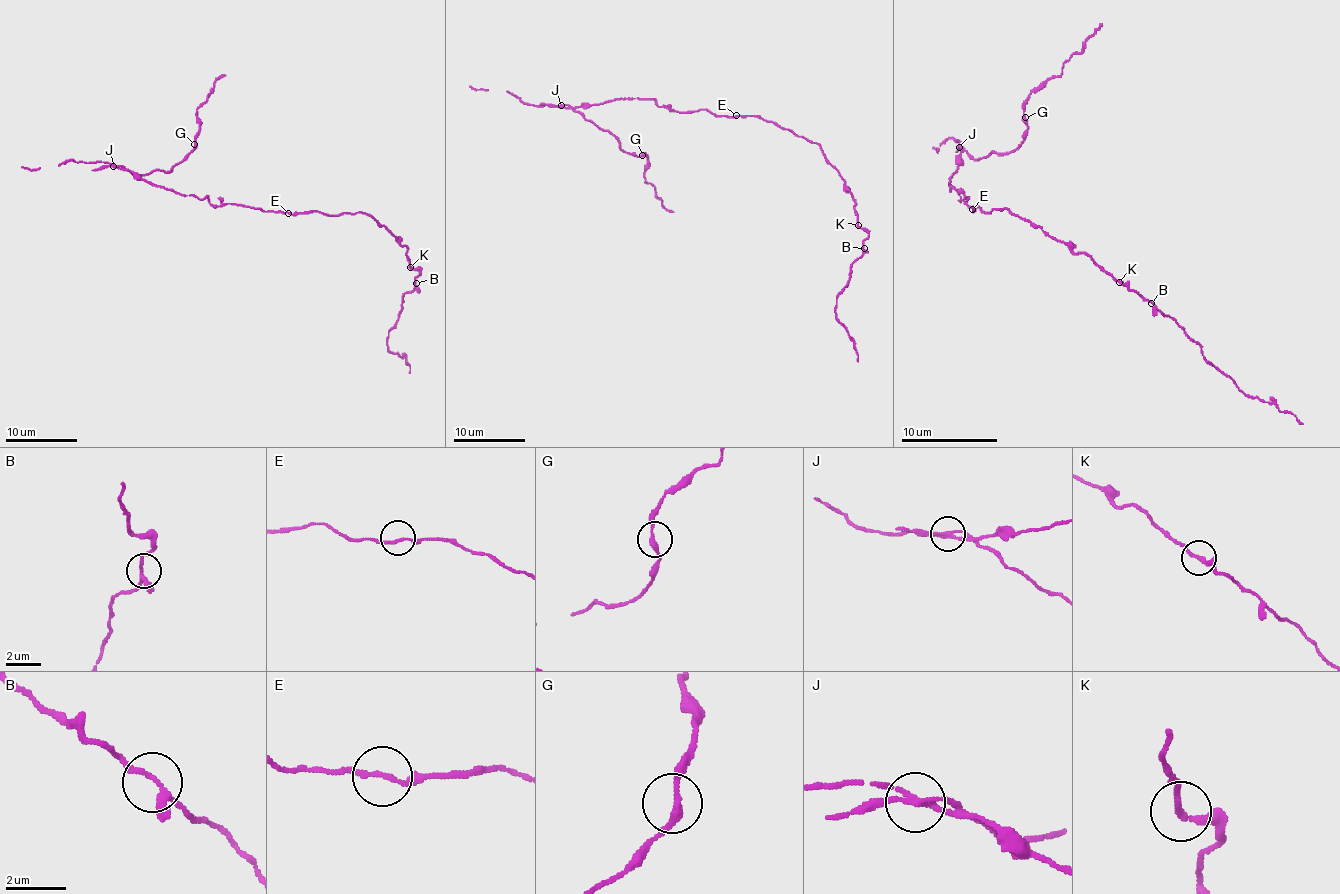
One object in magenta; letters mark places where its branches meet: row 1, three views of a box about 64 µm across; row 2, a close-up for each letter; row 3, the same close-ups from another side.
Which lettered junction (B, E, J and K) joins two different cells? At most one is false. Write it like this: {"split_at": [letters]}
{"split_at": ["J"]}

